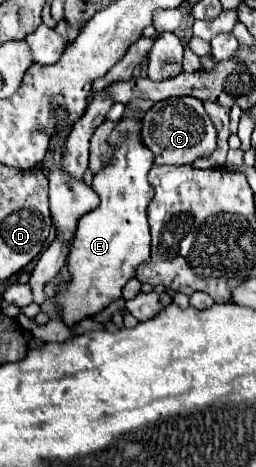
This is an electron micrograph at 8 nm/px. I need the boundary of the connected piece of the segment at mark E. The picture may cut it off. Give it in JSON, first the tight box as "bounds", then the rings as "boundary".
{"bounds":[53,115,153,329],"boundary":[[[127,115],[127,119],[121,121],[111,133],[111,165],[103,167],[103,171],[93,177],[93,189],[101,203],[77,223],[75,241],[71,243],[67,255],[71,281],[63,287],[57,287],[53,297],[55,309],[69,329],[87,317],[95,317],[111,301],[119,299],[125,283],[135,277],[135,269],[149,261],[151,235],[147,223],[147,205],[151,203],[153,195],[147,181],[147,171],[153,165],[153,157],[151,151],[139,143],[139,127],[141,123],[137,123],[133,115]]]}

